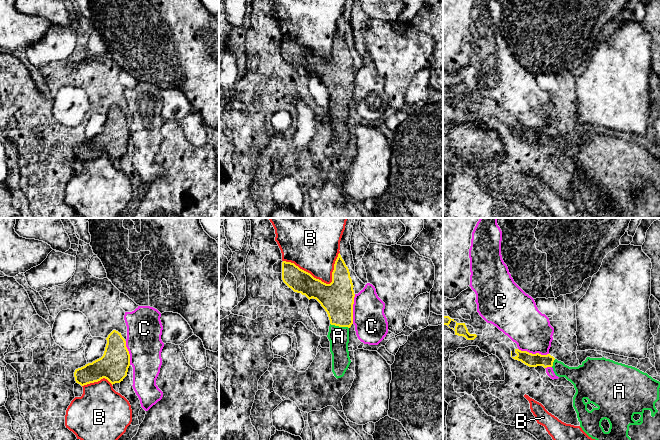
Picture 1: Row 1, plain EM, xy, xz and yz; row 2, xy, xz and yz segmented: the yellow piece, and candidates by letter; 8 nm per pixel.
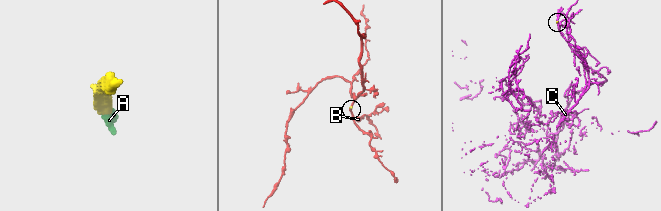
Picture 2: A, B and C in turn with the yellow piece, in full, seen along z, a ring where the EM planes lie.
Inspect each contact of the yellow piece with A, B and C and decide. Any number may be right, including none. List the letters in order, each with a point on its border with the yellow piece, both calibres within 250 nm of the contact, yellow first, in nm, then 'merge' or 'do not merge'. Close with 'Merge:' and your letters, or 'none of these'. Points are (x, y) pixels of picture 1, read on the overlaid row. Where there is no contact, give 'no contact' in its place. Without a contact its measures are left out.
A: xz (339, 326) | 280/160 nm | merge
B: xz (321, 281) | 280/360 nm | do not merge
C: yz (533, 354) | 110/320 nm | do not merge
Merge: A

